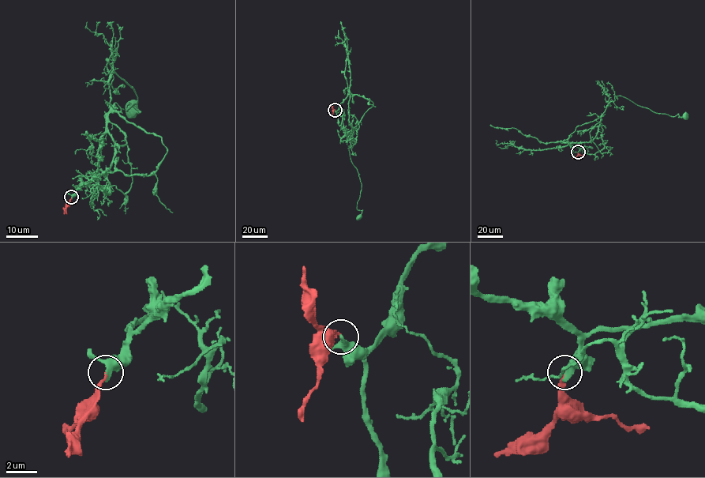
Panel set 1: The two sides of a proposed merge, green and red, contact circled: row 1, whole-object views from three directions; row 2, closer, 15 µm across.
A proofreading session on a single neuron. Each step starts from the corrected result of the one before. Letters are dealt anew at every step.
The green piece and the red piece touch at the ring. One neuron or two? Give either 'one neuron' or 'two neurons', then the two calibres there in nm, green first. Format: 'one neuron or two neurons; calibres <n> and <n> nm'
one neuron; calibres 320 and 130 nm

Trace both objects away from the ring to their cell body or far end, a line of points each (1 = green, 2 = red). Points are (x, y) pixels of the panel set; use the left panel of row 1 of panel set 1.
1: (71, 197), (107, 172), (150, 175), (166, 152), (162, 138), (113, 108), (107, 59), (137, 97), (133, 109)
2: (71, 197), (64, 213)

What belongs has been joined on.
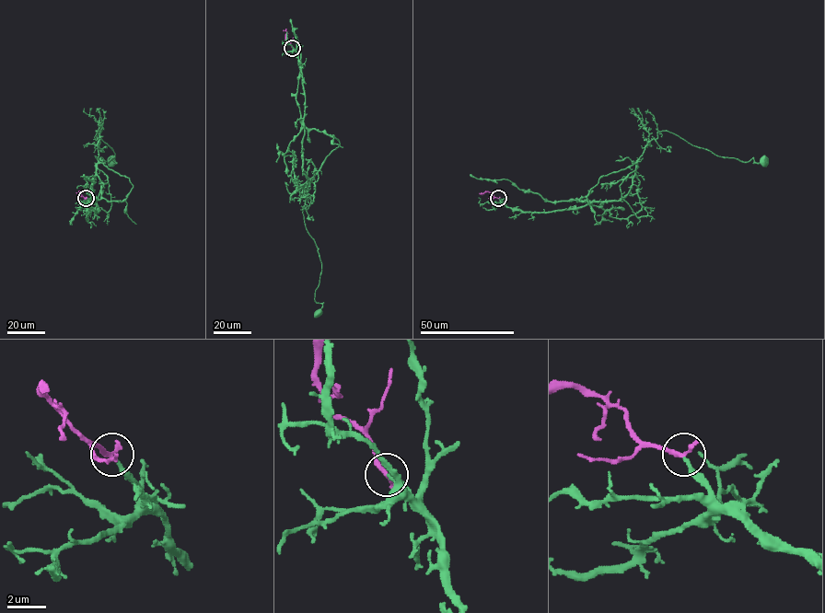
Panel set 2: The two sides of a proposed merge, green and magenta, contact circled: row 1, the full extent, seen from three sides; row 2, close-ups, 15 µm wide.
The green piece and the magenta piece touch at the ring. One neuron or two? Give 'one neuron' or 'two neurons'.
one neuron

